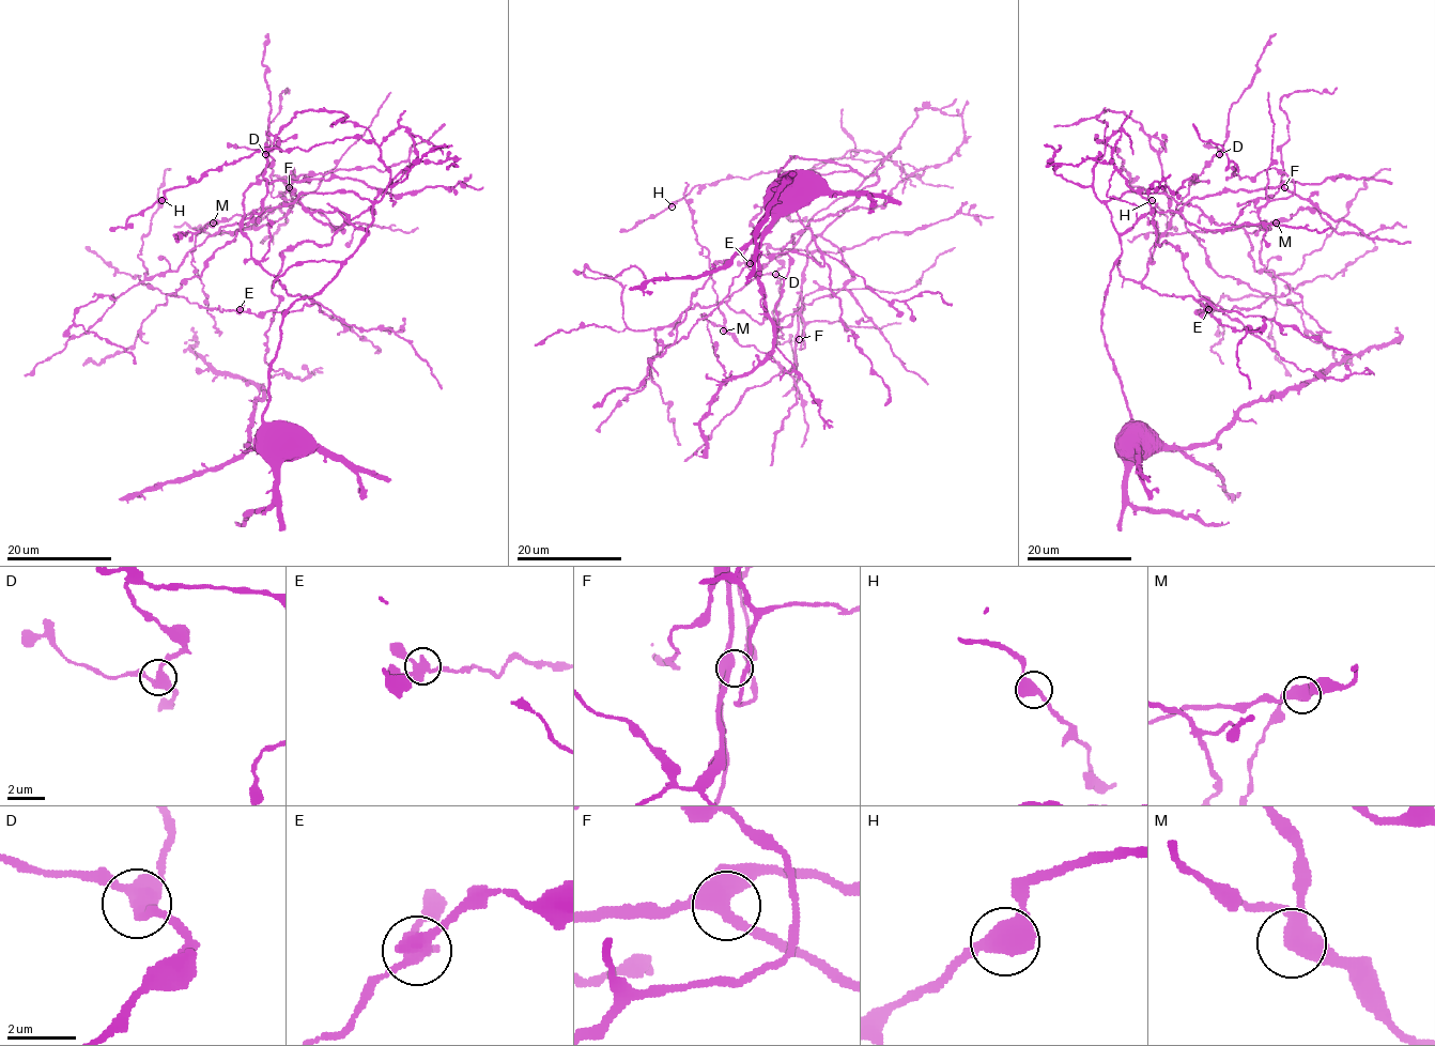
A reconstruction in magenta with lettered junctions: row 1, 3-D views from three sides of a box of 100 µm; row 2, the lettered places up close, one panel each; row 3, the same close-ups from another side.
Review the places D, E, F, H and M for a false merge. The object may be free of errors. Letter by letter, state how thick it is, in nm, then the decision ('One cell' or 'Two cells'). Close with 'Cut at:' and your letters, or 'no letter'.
D: Thickness 400 nm. One cell
E: Thickness 420 nm. One cell
F: Thickness 400 nm. One cell
H: Thickness 400 nm. One cell
M: Thickness 420 nm. One cell
Cut at: no letter

